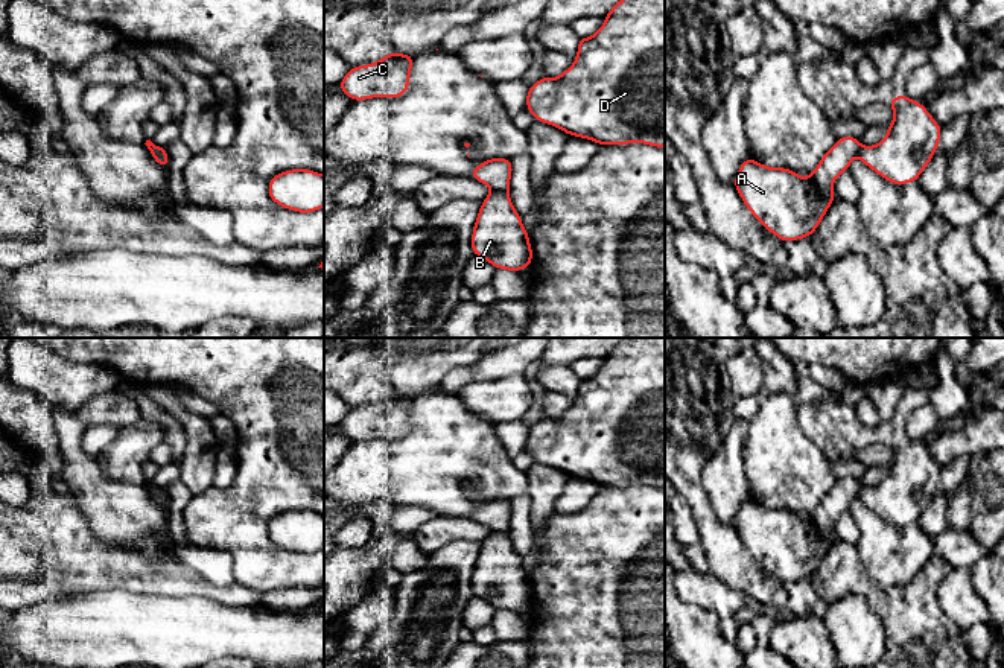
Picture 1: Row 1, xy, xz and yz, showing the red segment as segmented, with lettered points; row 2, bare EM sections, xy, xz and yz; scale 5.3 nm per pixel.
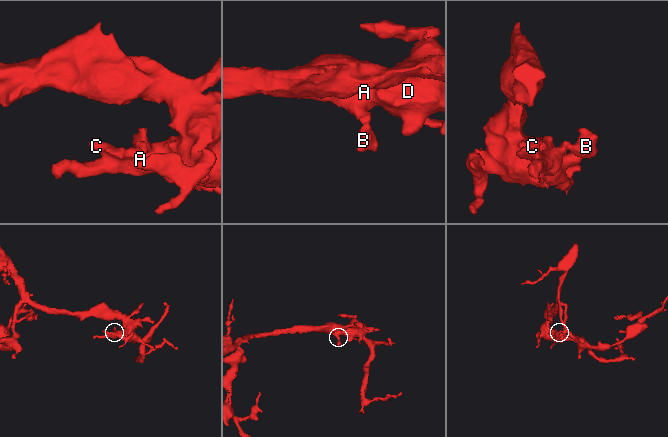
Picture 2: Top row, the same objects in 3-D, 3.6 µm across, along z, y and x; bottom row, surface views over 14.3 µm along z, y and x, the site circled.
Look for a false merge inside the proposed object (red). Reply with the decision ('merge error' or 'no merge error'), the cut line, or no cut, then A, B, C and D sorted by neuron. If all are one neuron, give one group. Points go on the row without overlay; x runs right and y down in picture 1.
merge error; cut in xz along (492, 531), (507, 533); A C D / B

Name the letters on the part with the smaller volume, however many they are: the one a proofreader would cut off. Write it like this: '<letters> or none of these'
B

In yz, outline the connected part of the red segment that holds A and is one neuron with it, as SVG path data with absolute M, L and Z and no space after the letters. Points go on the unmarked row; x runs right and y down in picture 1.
M852 476L837 479L806 520L796 511L768 508L748 498L738 510L733 528L756 561L783 584L809 578L837 539L834 522L861 488L859 479Z

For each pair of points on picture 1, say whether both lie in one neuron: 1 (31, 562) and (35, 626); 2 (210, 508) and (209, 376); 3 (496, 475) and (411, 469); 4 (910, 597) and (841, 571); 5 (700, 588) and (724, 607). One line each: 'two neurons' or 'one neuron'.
1: two neurons
2: one neuron
3: one neuron
4: one neuron
5: one neuron

